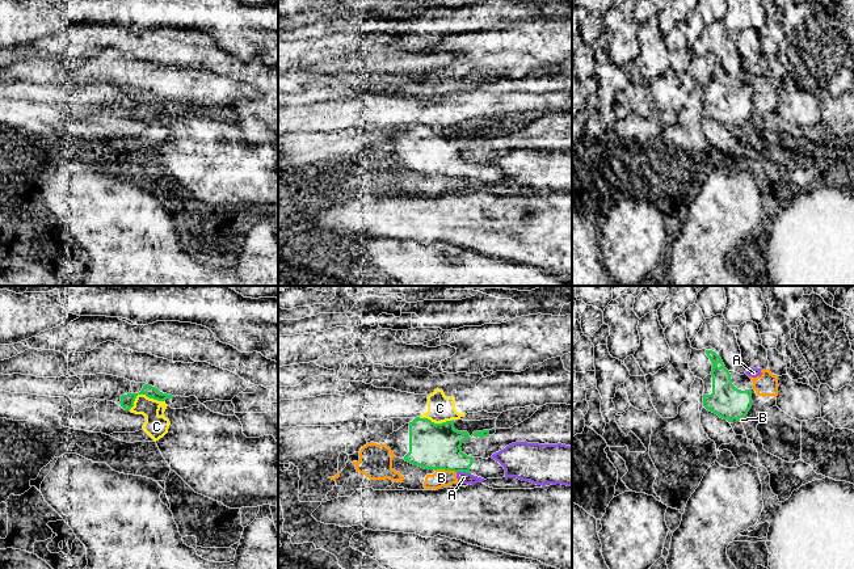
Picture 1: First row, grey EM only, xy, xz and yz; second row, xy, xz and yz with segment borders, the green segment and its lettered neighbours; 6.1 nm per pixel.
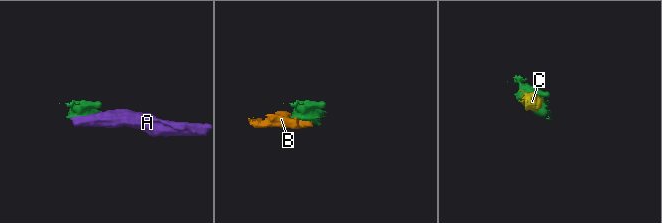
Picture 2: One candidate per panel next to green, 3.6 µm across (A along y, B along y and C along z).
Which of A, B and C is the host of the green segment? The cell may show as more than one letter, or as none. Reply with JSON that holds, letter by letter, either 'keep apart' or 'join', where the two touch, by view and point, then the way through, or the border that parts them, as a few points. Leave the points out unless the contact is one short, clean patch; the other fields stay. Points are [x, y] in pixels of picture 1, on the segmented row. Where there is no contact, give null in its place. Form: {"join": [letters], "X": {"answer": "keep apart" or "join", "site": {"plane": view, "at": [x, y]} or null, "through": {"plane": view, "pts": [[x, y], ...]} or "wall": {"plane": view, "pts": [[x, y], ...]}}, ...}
{"join": [], "A": {"answer": "keep apart", "site": {"plane": "xz", "at": [463, 471]}, "wall": {"plane": "xz", "pts": [[457, 471], [470, 473]]}}, "B": {"answer": "keep apart", "site": {"plane": "xz", "at": [446, 470]}}, "C": {"answer": "keep apart", "site": {"plane": "xy", "at": [143, 393]}, "wall": {"plane": "xy", "pts": [[164, 401], [138, 395], [129, 409]]}}}

